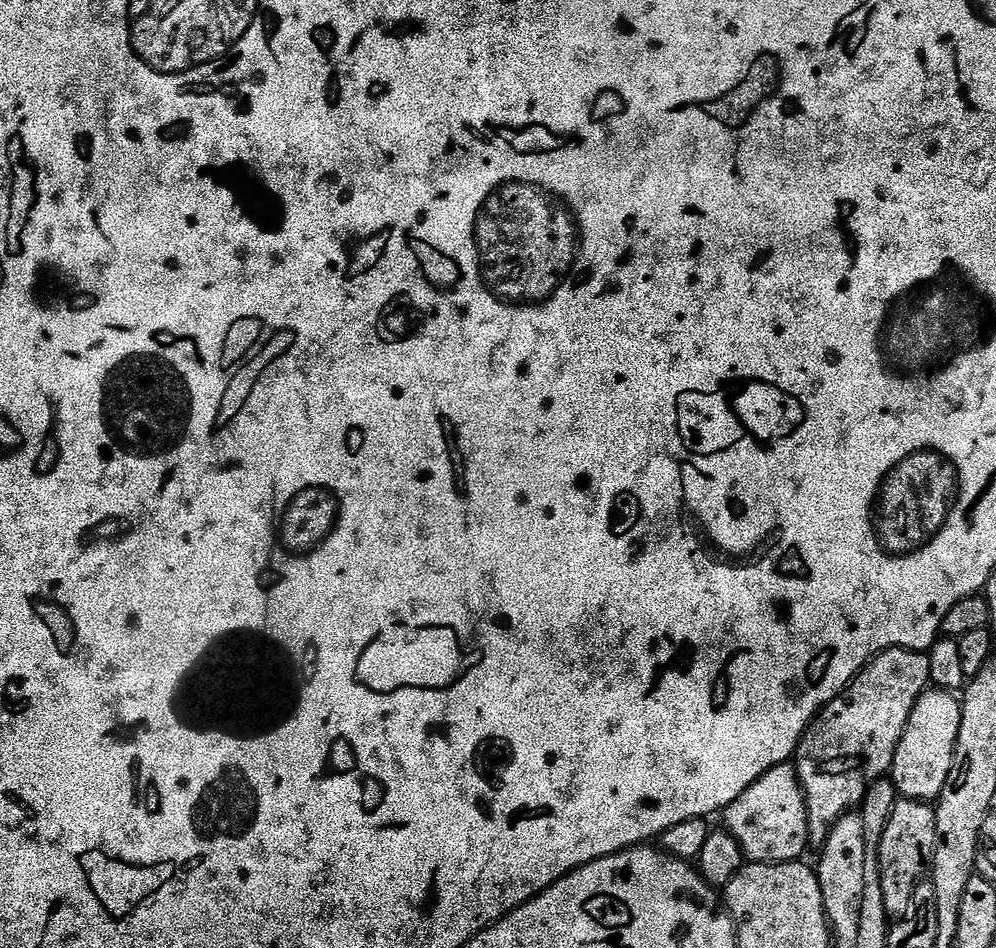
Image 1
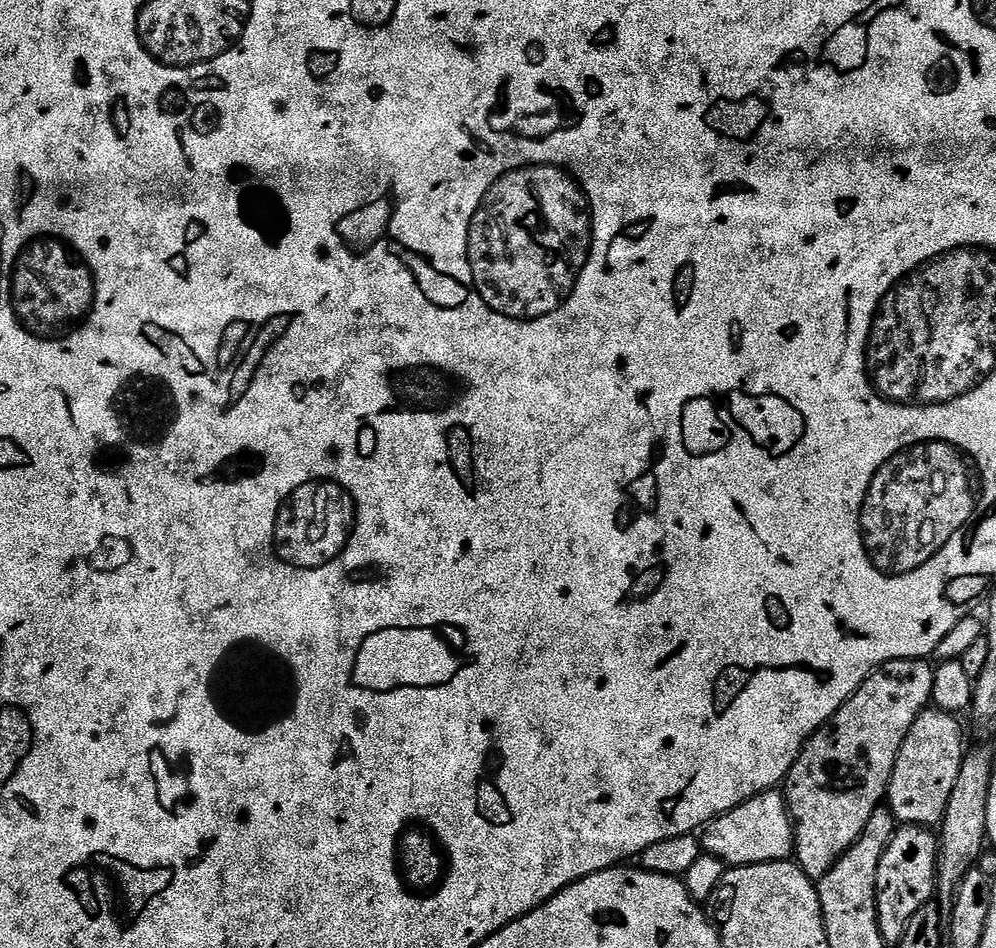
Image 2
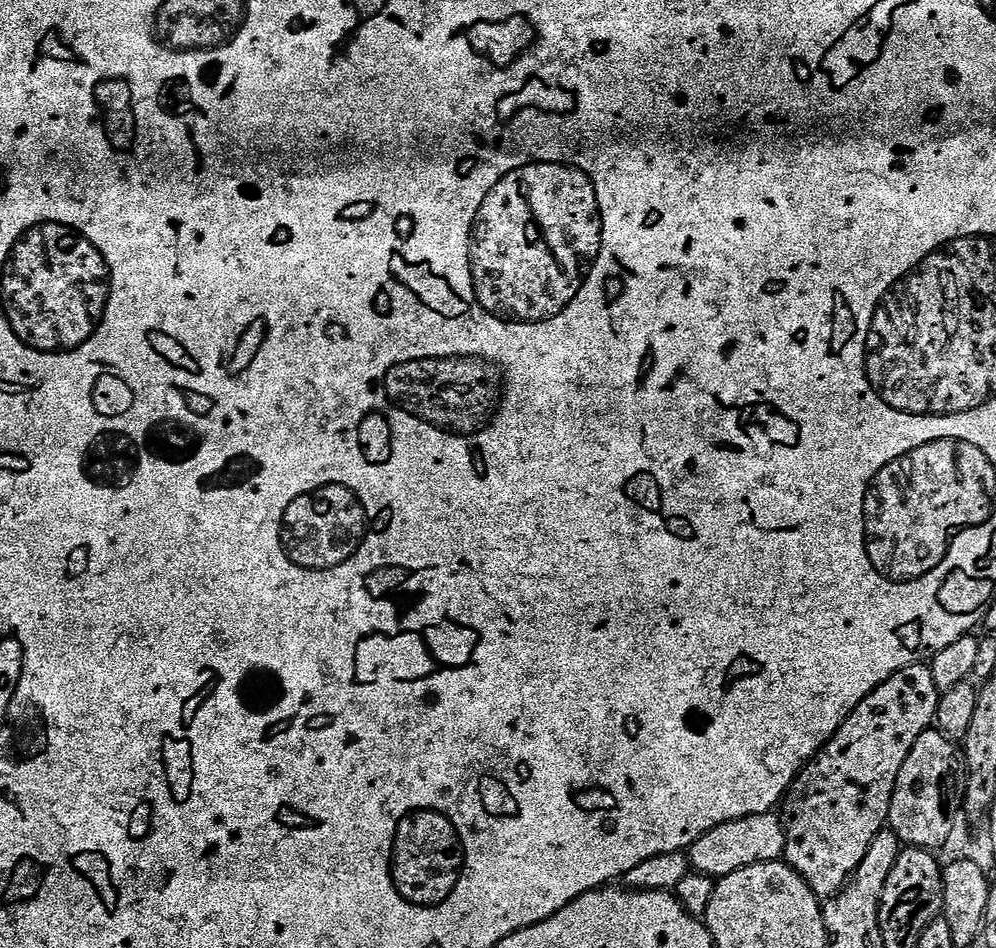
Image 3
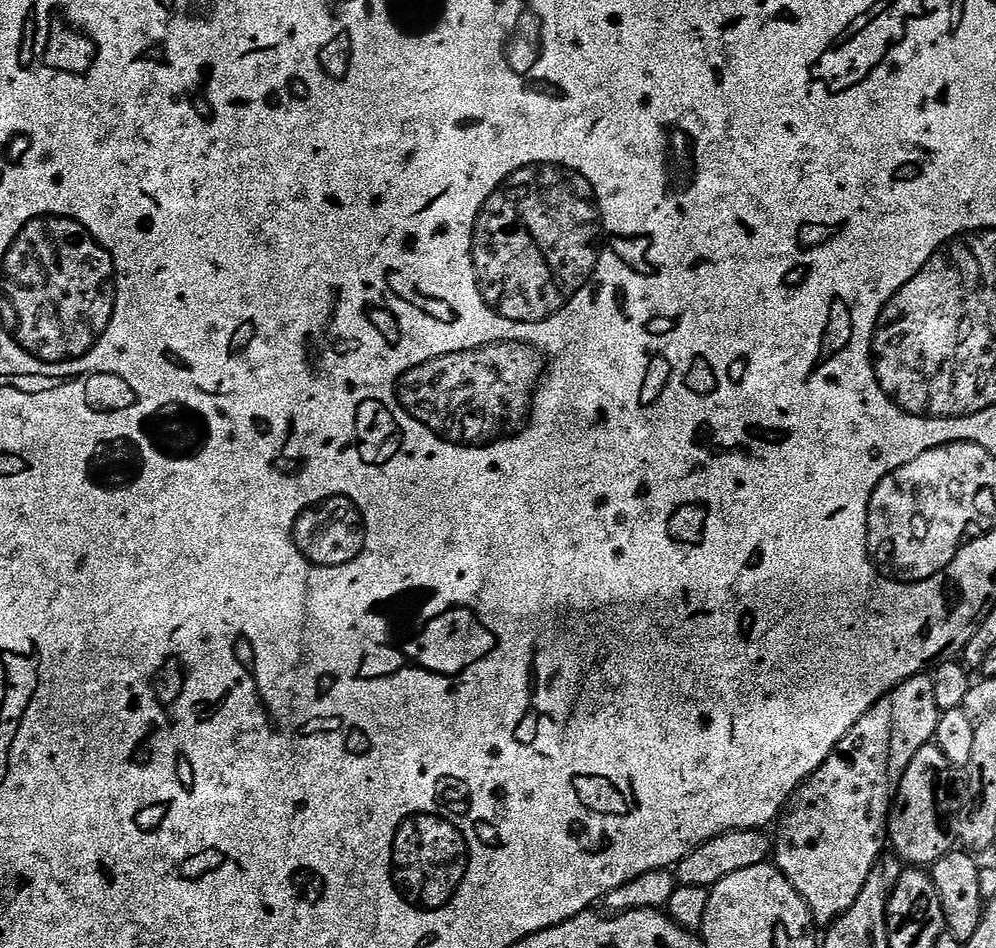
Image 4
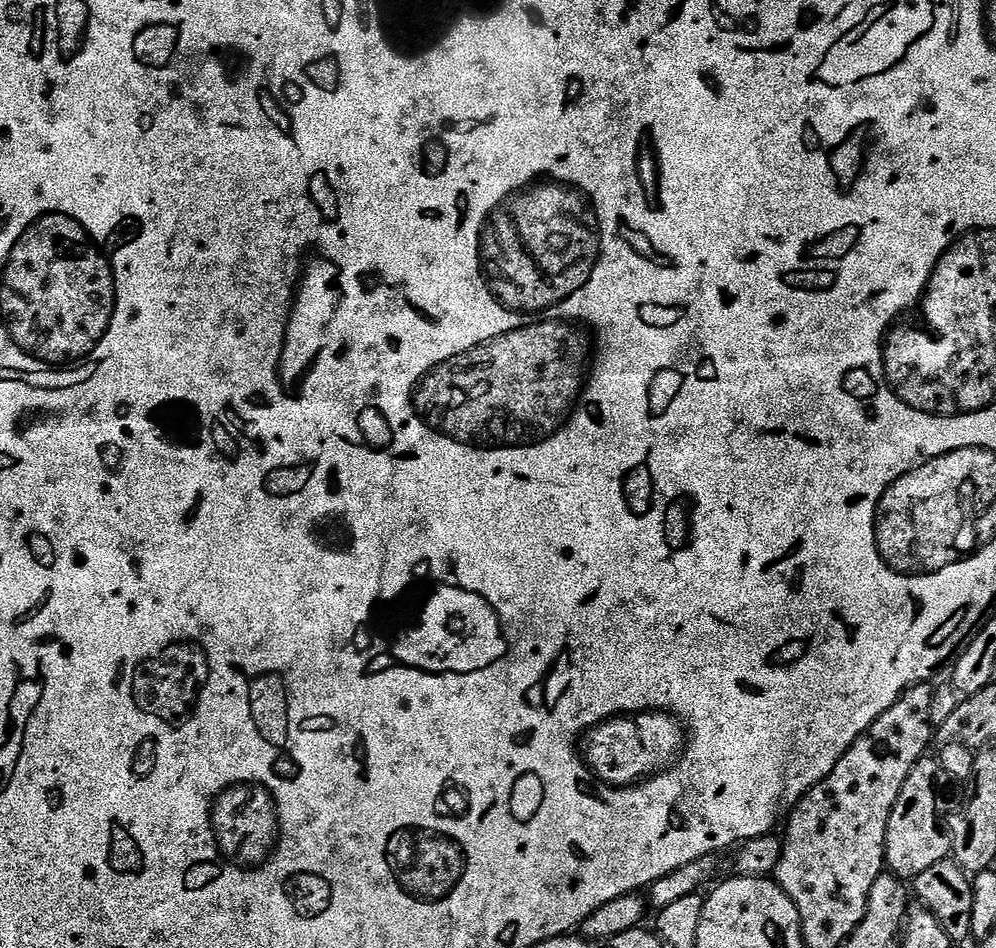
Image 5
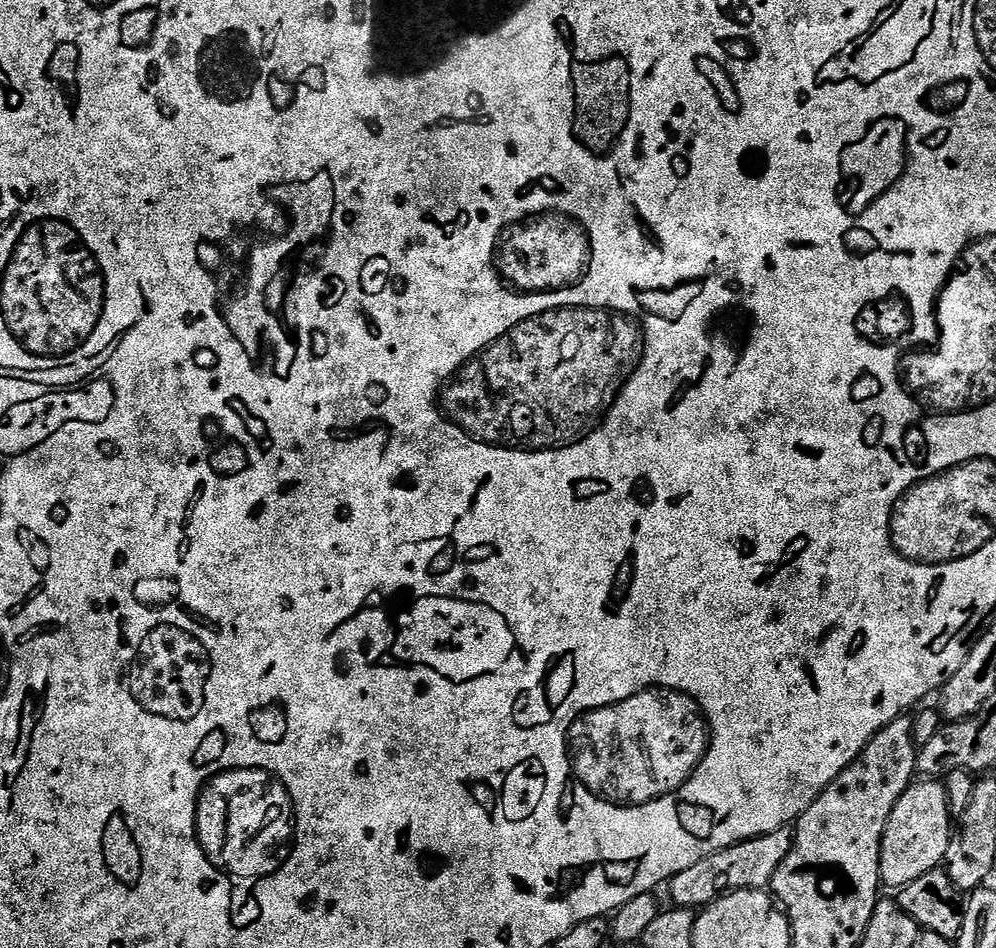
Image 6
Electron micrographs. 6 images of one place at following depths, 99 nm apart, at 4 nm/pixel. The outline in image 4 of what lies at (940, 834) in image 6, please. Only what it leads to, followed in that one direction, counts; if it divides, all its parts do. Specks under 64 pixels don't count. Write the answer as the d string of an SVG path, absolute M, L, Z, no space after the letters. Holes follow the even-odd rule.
M935 743L922 746L922 750L914 754L910 766L906 766L906 774L902 774L900 789L896 792L896 802L892 805L892 815L888 817L891 851L905 865L931 866L938 858L953 851L950 816L948 820L948 791L952 788L952 775L952 765Z

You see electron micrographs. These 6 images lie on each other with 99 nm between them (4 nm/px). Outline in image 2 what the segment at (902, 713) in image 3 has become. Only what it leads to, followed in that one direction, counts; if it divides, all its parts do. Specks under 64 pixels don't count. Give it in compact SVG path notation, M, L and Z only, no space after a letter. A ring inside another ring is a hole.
M927 659L895 660L894 662L886 662L876 672L872 672L870 678L866 678L866 682L862 682L862 686L858 686L858 690L854 695L833 714L831 721L823 724L823 726L805 742L804 748L800 751L798 758L794 762L794 766L788 771L788 779L784 781L782 791L785 800L788 801L788 813L792 815L792 829L796 835L794 860L795 863L800 865L800 869L814 882L819 882L819 880L844 857L846 850L850 850L850 846L854 846L854 842L858 842L858 838L862 834L862 830L866 830L866 824L870 822L870 816L874 814L874 810L885 803L888 795L888 783L894 774L894 762L902 750L902 742L906 742L906 734L910 734L910 726L914 726L916 719L923 714L925 708L932 704L932 691L934 690L936 673L933 665L930 666L928 663L929 661Z

